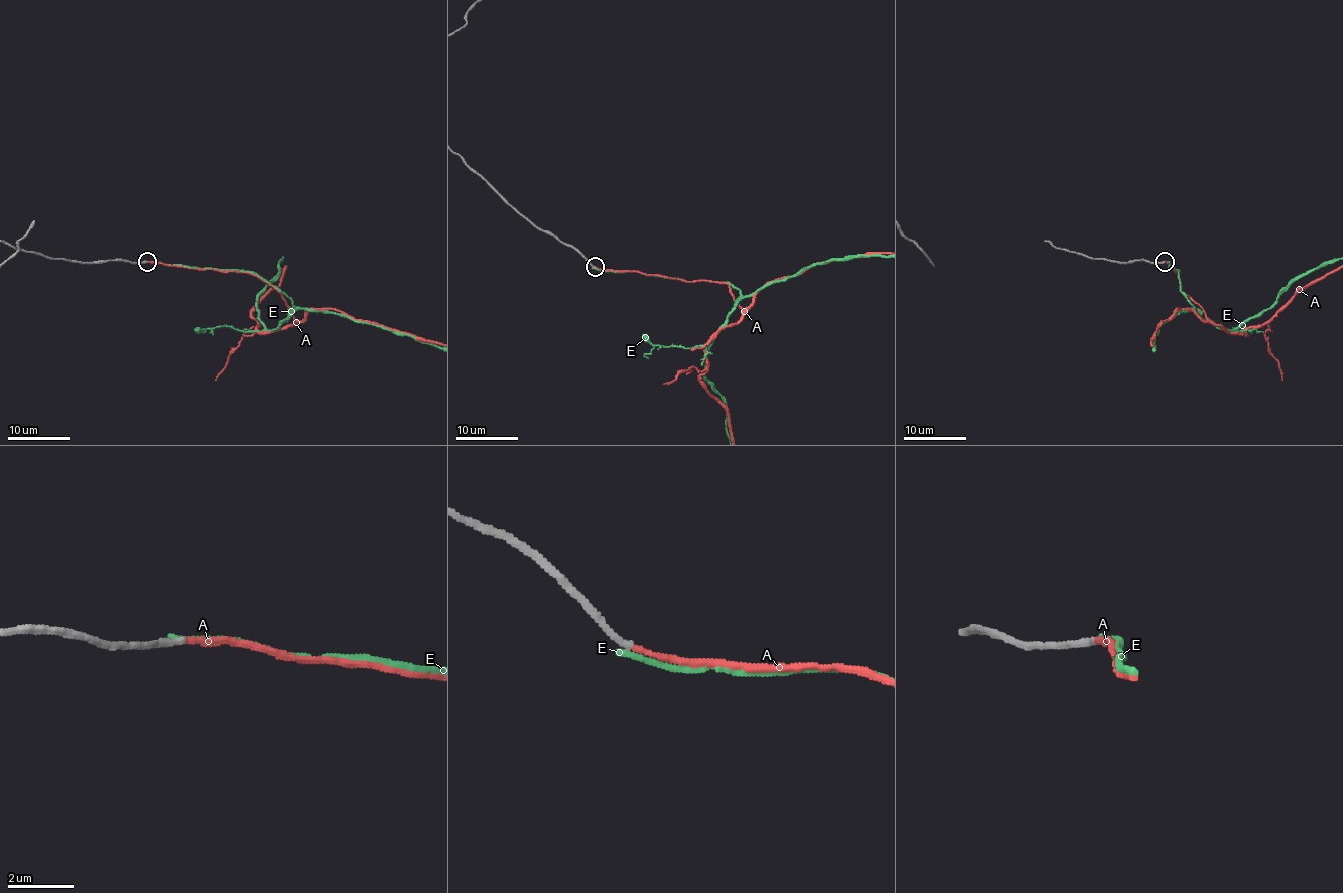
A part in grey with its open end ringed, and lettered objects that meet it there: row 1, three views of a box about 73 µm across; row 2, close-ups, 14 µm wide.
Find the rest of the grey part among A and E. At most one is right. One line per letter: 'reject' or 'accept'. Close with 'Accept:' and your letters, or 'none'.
A: accept
E: reject
Accept: A

